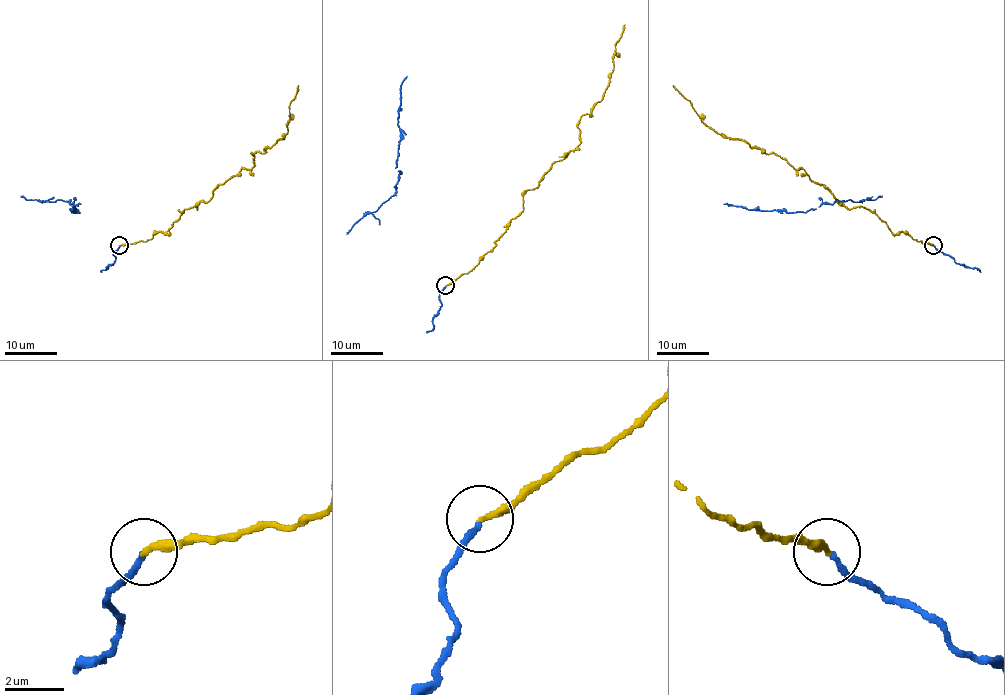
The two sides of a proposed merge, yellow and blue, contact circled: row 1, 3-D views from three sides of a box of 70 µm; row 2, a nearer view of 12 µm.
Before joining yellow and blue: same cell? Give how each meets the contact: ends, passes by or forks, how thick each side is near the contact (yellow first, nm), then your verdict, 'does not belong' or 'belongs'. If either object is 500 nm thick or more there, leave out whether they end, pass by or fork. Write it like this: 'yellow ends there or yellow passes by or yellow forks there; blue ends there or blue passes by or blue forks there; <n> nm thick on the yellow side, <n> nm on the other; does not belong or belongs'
yellow ends there; blue ends there; 240 nm thick on the yellow side, 190 nm on the other; belongs

